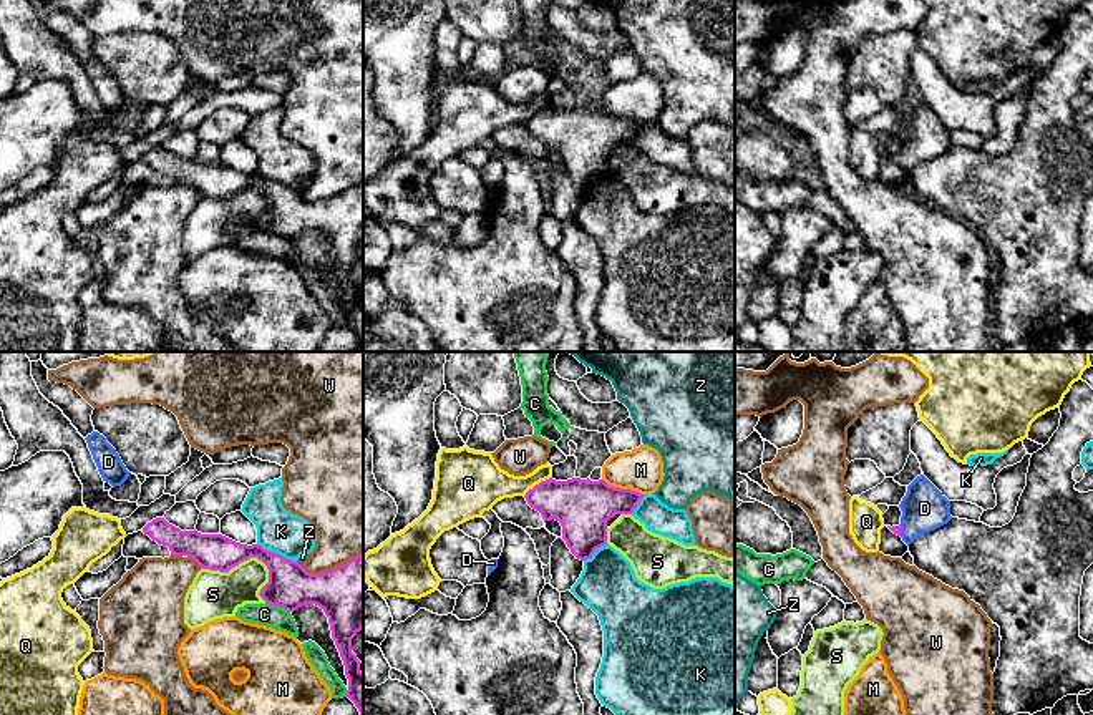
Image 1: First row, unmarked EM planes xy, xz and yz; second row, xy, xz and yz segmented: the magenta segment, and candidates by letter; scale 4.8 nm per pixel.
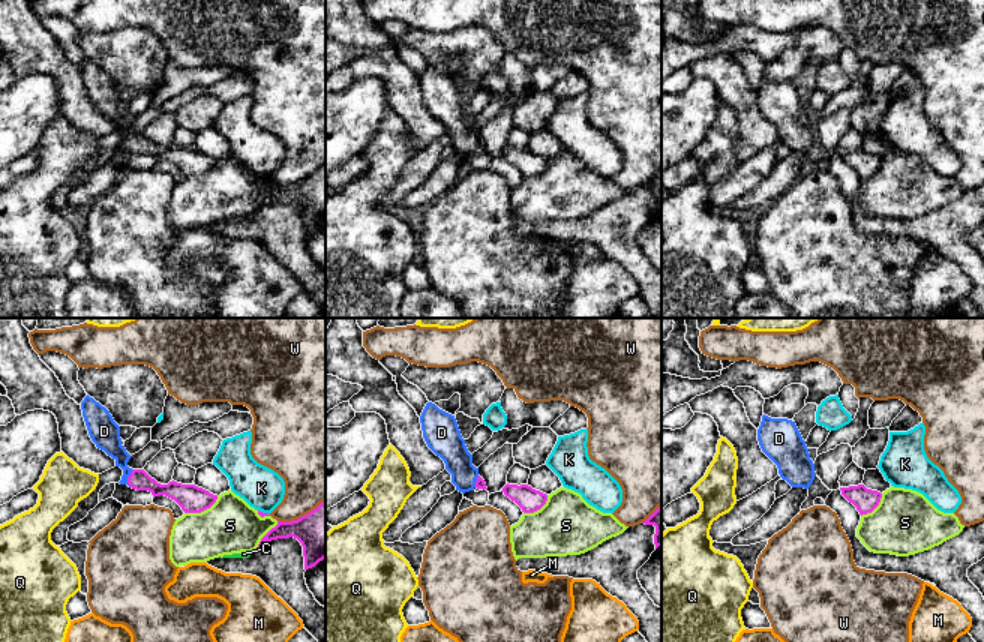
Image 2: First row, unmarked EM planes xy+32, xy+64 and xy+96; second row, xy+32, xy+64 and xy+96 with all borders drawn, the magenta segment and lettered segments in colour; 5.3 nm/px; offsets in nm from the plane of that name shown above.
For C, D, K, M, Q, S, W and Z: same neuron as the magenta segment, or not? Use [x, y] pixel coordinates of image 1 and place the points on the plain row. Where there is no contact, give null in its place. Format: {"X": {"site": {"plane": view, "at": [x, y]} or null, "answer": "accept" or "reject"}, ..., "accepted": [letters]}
{"C": {"site": {"plane": "xy", "at": [277, 234]}, "answer": "reject"}, "D": {"site": {"plane": "yz", "at": [901, 160]}, "answer": "accept"}, "K": {"site": {"plane": "xy", "at": [276, 181]}, "answer": "reject"}, "M": {"site": {"plane": "xz", "at": [624, 118]}, "answer": "reject"}, "Q": {"site": {"plane": "xz", "at": [536, 113]}, "answer": "reject"}, "S": {"site": {"plane": "xy", "at": [251, 184]}, "answer": "reject"}, "W": {"site": {"plane": "xy", "at": [332, 198]}, "answer": "reject"}, "Z": {"site": {"plane": "xy", "at": [297, 191]}, "answer": "reject"}, "accepted": ["D"]}

